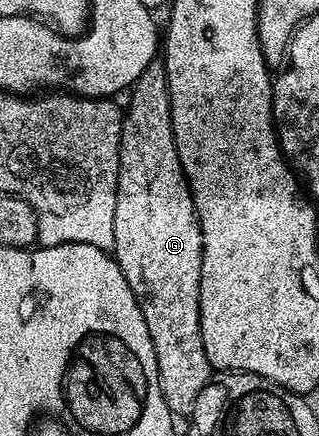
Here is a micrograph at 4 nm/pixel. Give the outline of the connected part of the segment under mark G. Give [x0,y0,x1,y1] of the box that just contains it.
[113,60,213,416]

